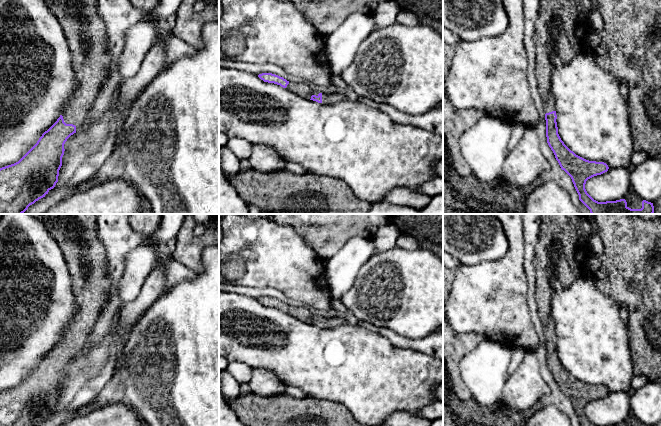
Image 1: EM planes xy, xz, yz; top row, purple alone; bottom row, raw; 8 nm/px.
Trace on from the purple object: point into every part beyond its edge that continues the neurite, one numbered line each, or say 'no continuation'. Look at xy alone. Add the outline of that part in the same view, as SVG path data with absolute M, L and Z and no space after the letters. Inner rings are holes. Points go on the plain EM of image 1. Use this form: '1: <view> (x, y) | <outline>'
1: xy (76, 234) | M31 214L42 222L51 233L60 247L63 257L67 263L69 274L72 279L72 291L76 300L76 313L68 324L68 328L62 338L66 348L73 348L76 353L84 351L88 337L92 333L95 322L101 309L106 302L106 296L112 286L110 277L106 274L106 252L98 236L96 225L96 214Z

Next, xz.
1: xz (304, 314) | M289 306L289 308L286 311L291 316L299 319L300 321L311 323L312 319L318 320L320 316L314 315L312 313L312 309L304 306L304 307L293 307Z

